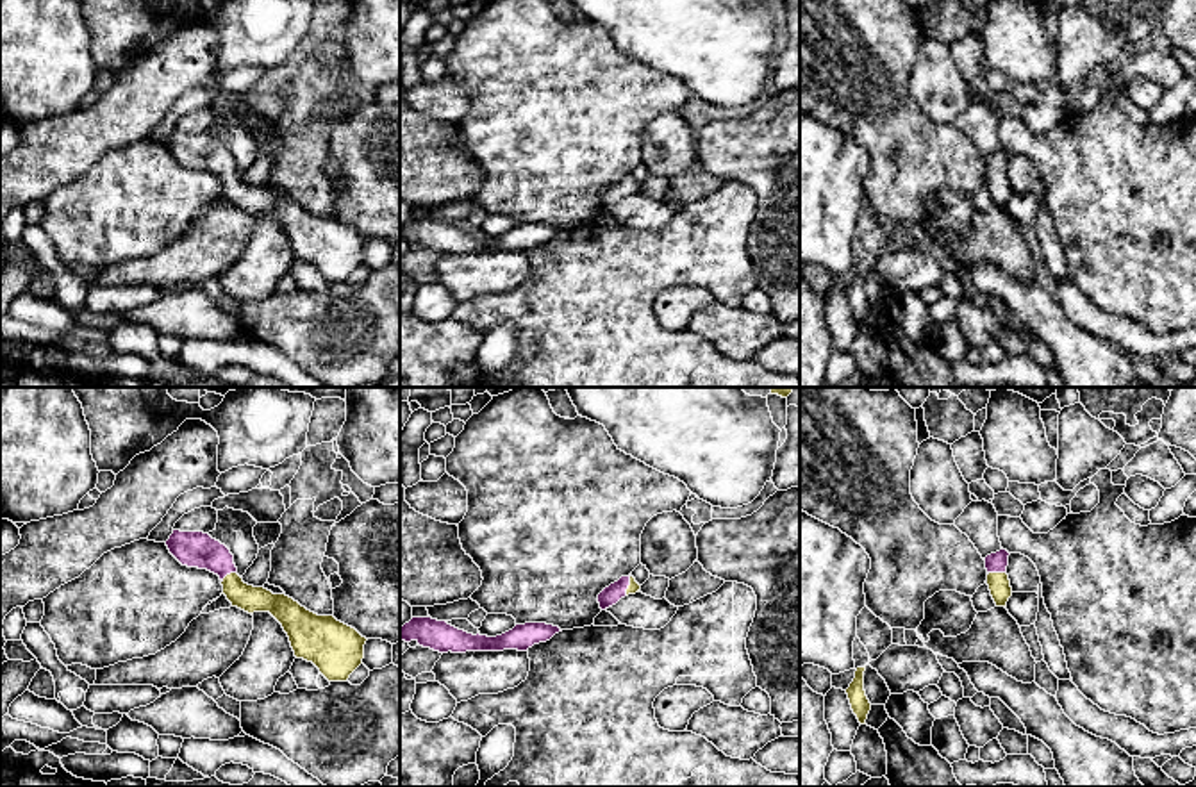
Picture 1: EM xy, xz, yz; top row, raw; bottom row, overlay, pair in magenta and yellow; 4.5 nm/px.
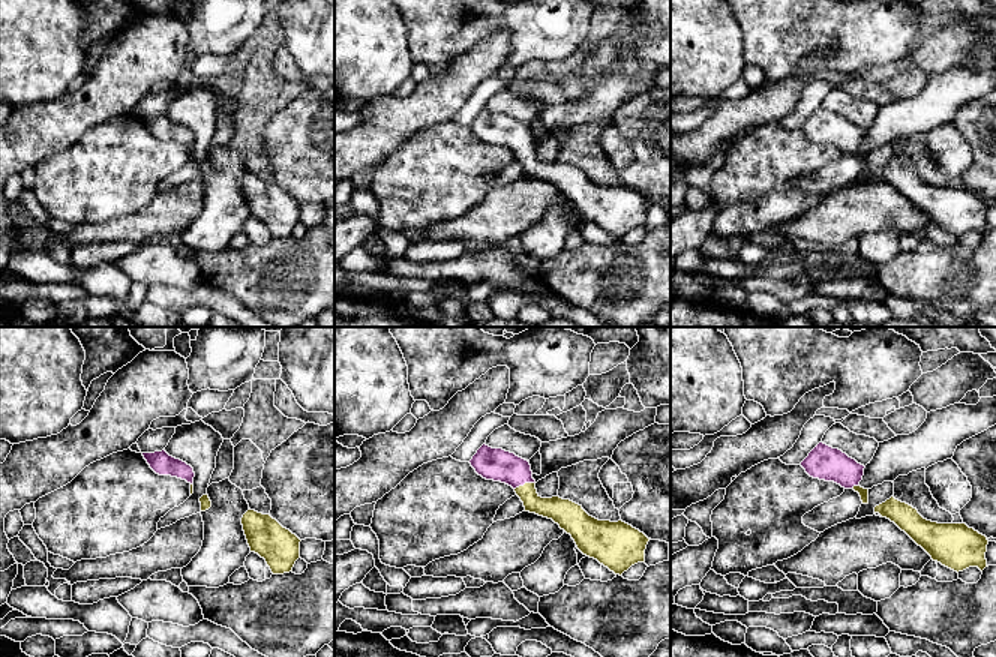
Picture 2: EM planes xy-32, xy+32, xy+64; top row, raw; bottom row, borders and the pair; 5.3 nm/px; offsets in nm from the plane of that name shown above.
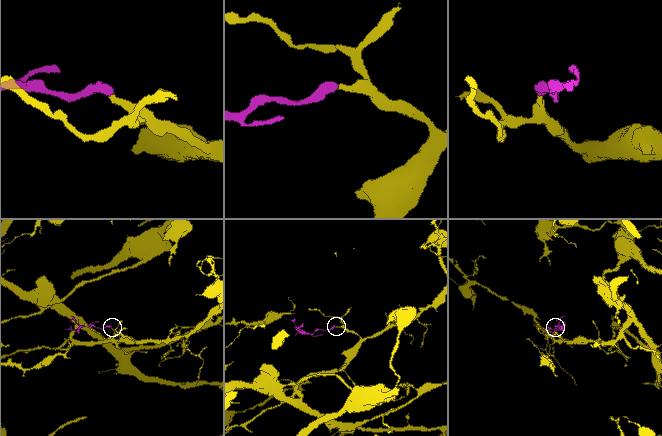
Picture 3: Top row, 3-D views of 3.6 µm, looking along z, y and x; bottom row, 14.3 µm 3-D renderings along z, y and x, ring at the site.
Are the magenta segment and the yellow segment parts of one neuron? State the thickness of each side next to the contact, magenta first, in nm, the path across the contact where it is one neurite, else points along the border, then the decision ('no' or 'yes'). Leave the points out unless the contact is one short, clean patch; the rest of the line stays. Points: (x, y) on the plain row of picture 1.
calibres 160 and 120 nm; way xy (199, 150), (207, 154), (227, 173), (249, 198); yes

